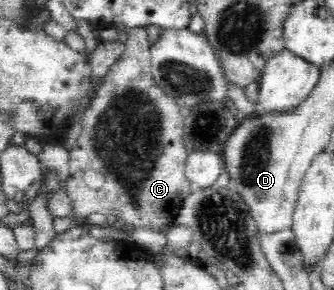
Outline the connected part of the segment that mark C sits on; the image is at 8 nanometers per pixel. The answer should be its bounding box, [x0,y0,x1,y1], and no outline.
[65,27,191,232]

